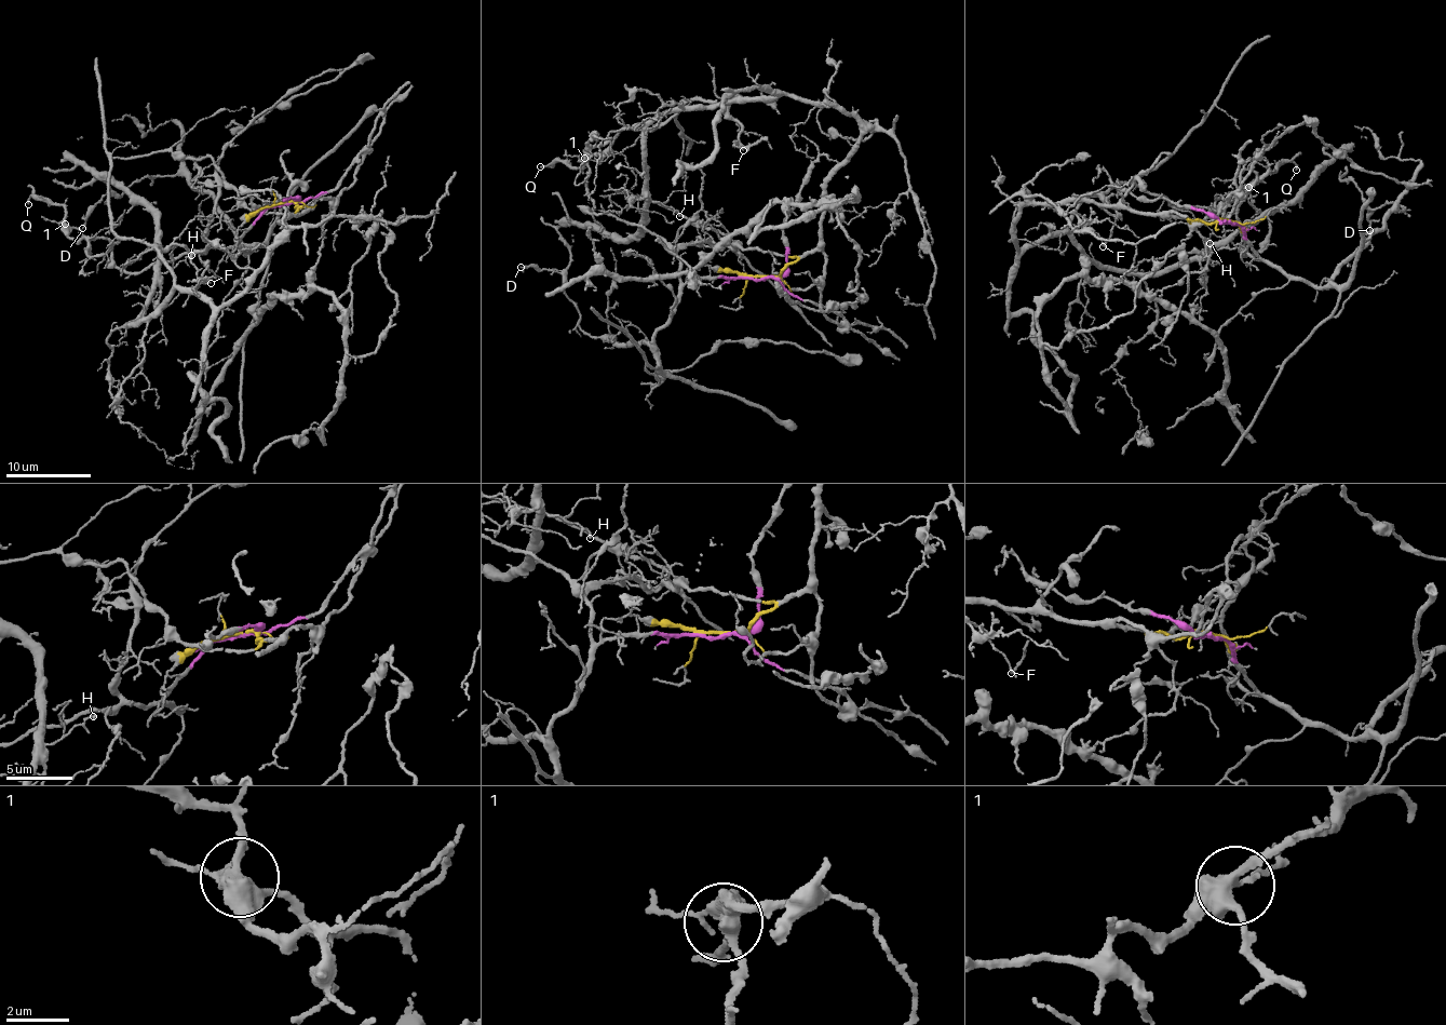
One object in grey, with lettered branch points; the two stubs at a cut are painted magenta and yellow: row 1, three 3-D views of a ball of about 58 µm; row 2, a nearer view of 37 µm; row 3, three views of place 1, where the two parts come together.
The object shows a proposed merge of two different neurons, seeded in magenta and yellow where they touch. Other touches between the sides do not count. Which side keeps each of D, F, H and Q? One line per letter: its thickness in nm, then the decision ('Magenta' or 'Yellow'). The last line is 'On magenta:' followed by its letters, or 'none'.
D: Thickness 140 nm. Magenta
F: Thickness 130 nm. Yellow
H: Thickness 140 nm. Yellow
Q: Thickness 180 nm. Magenta
On magenta: D, Q

